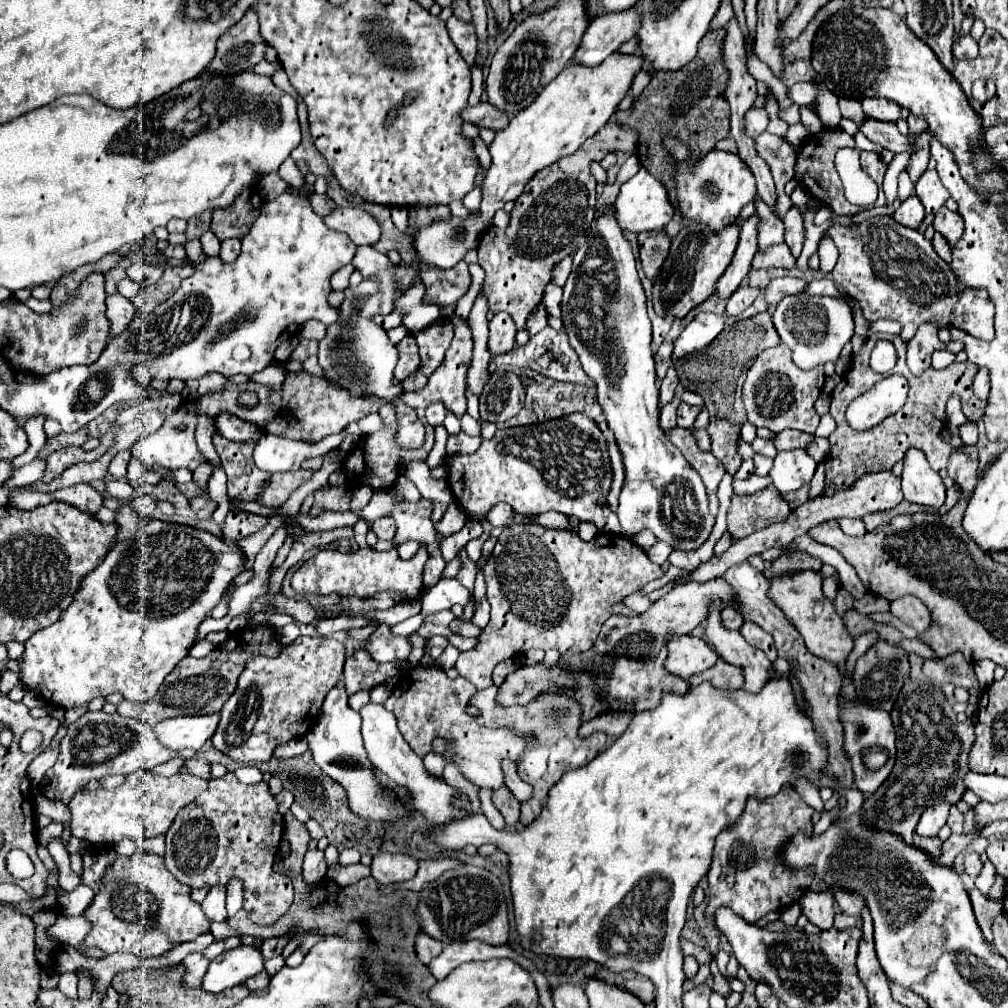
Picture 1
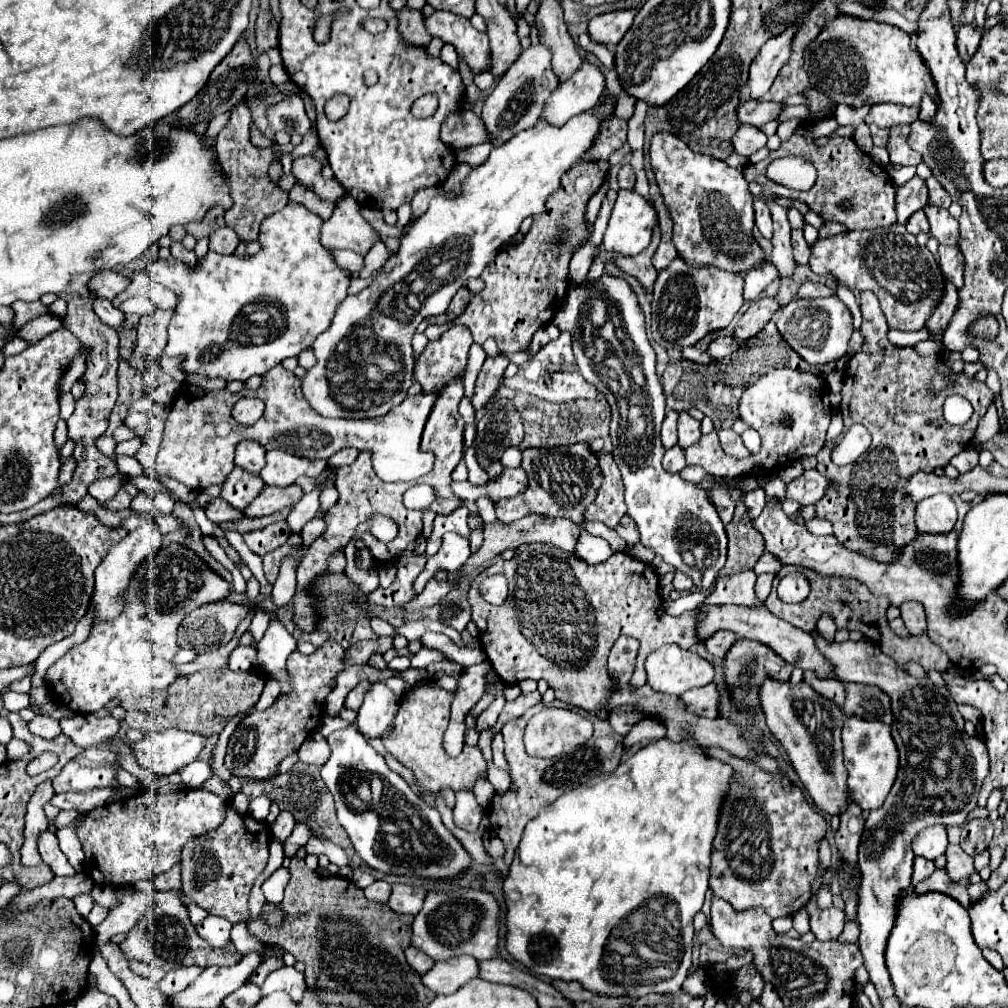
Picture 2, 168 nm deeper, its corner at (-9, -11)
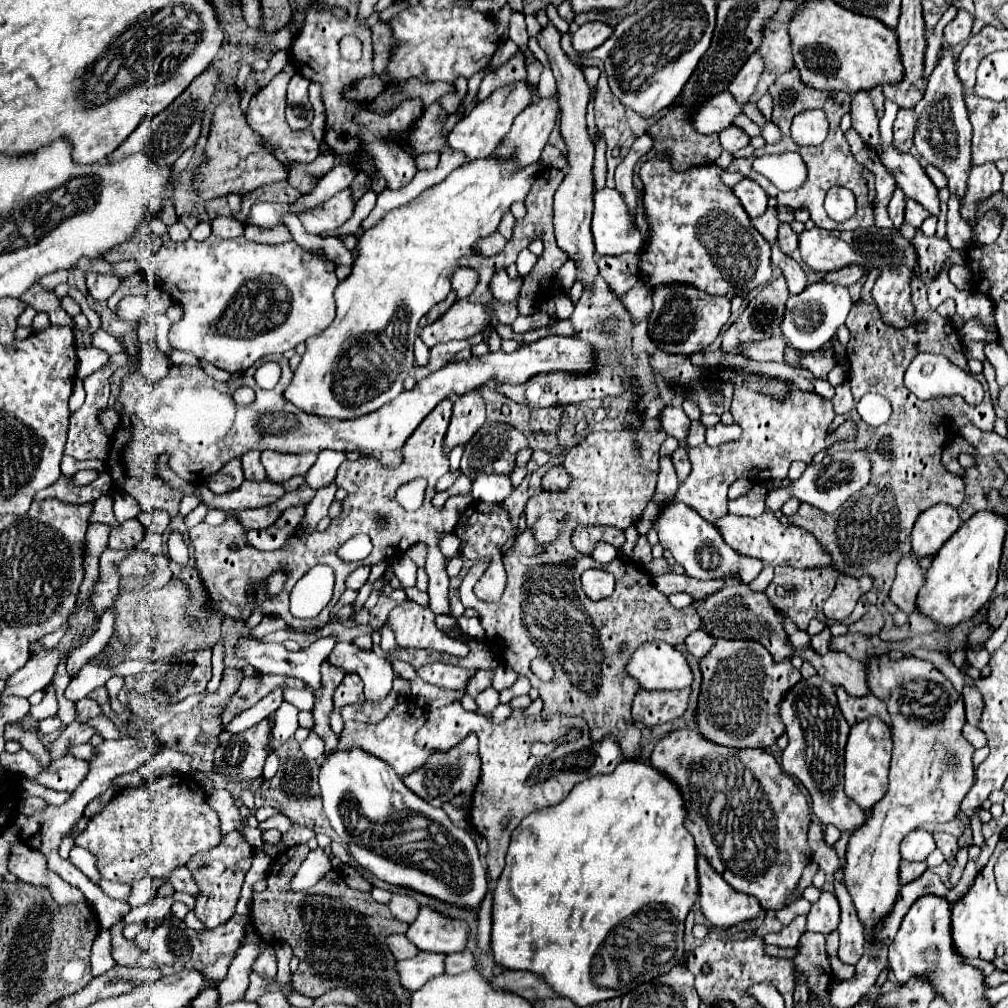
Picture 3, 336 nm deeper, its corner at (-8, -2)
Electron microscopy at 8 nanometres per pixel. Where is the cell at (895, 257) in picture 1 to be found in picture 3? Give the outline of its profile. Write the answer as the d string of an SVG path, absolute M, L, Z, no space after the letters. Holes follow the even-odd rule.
M814 227L810 231L800 233L800 255L802 261L820 273L838 271L842 267L858 265L866 271L878 269L880 277L874 283L874 301L882 313L882 319L896 327L906 329L914 321L914 305L910 297L910 281L916 273L918 261L916 261L916 249L912 241L908 241L900 229L854 229L854 231L826 231L820 227Z

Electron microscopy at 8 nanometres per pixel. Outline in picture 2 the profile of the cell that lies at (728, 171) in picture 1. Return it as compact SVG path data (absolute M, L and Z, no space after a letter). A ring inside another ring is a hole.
M659 132L653 136L651 146L649 146L649 156L651 156L651 168L655 174L655 182L661 190L661 196L665 200L665 206L669 210L669 216L673 220L673 244L677 248L677 254L685 260L691 262L691 266L713 266L719 270L743 274L749 272L757 266L761 266L767 256L759 248L759 244L753 238L753 196L747 190L747 180L743 178L741 170L729 168L725 162L707 158L703 154L695 154L689 150L689 146L679 140L675 134L669 132Z

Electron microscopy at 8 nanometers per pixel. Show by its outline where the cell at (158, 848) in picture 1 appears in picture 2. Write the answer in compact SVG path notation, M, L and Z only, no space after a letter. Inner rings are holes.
M173 866L167 874L157 876L157 882L153 882L157 890L177 890L181 894L181 868Z

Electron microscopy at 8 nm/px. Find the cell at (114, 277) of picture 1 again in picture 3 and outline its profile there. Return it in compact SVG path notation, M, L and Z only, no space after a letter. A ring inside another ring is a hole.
M134 275L134 277L130 277L130 279L124 279L122 283L120 283L120 289L108 299L108 307L112 309L112 311L116 311L116 305L118 305L118 301L122 299L122 297L126 297L126 295L136 295L136 293L144 293L146 291L146 285L144 285L144 277L140 275Z

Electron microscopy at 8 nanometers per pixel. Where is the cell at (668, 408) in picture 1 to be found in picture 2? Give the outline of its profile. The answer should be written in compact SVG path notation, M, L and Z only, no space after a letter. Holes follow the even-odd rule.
M673 446L665 452L663 456L663 466L665 470L669 470L671 474L679 474L685 468L685 450L679 446Z

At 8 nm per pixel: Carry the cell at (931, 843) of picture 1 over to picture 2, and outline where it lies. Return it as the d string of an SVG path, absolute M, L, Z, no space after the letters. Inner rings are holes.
M915 858L915 864L913 864L913 886L917 886L917 882L929 878L931 874L935 872L935 864L925 860L925 858Z

